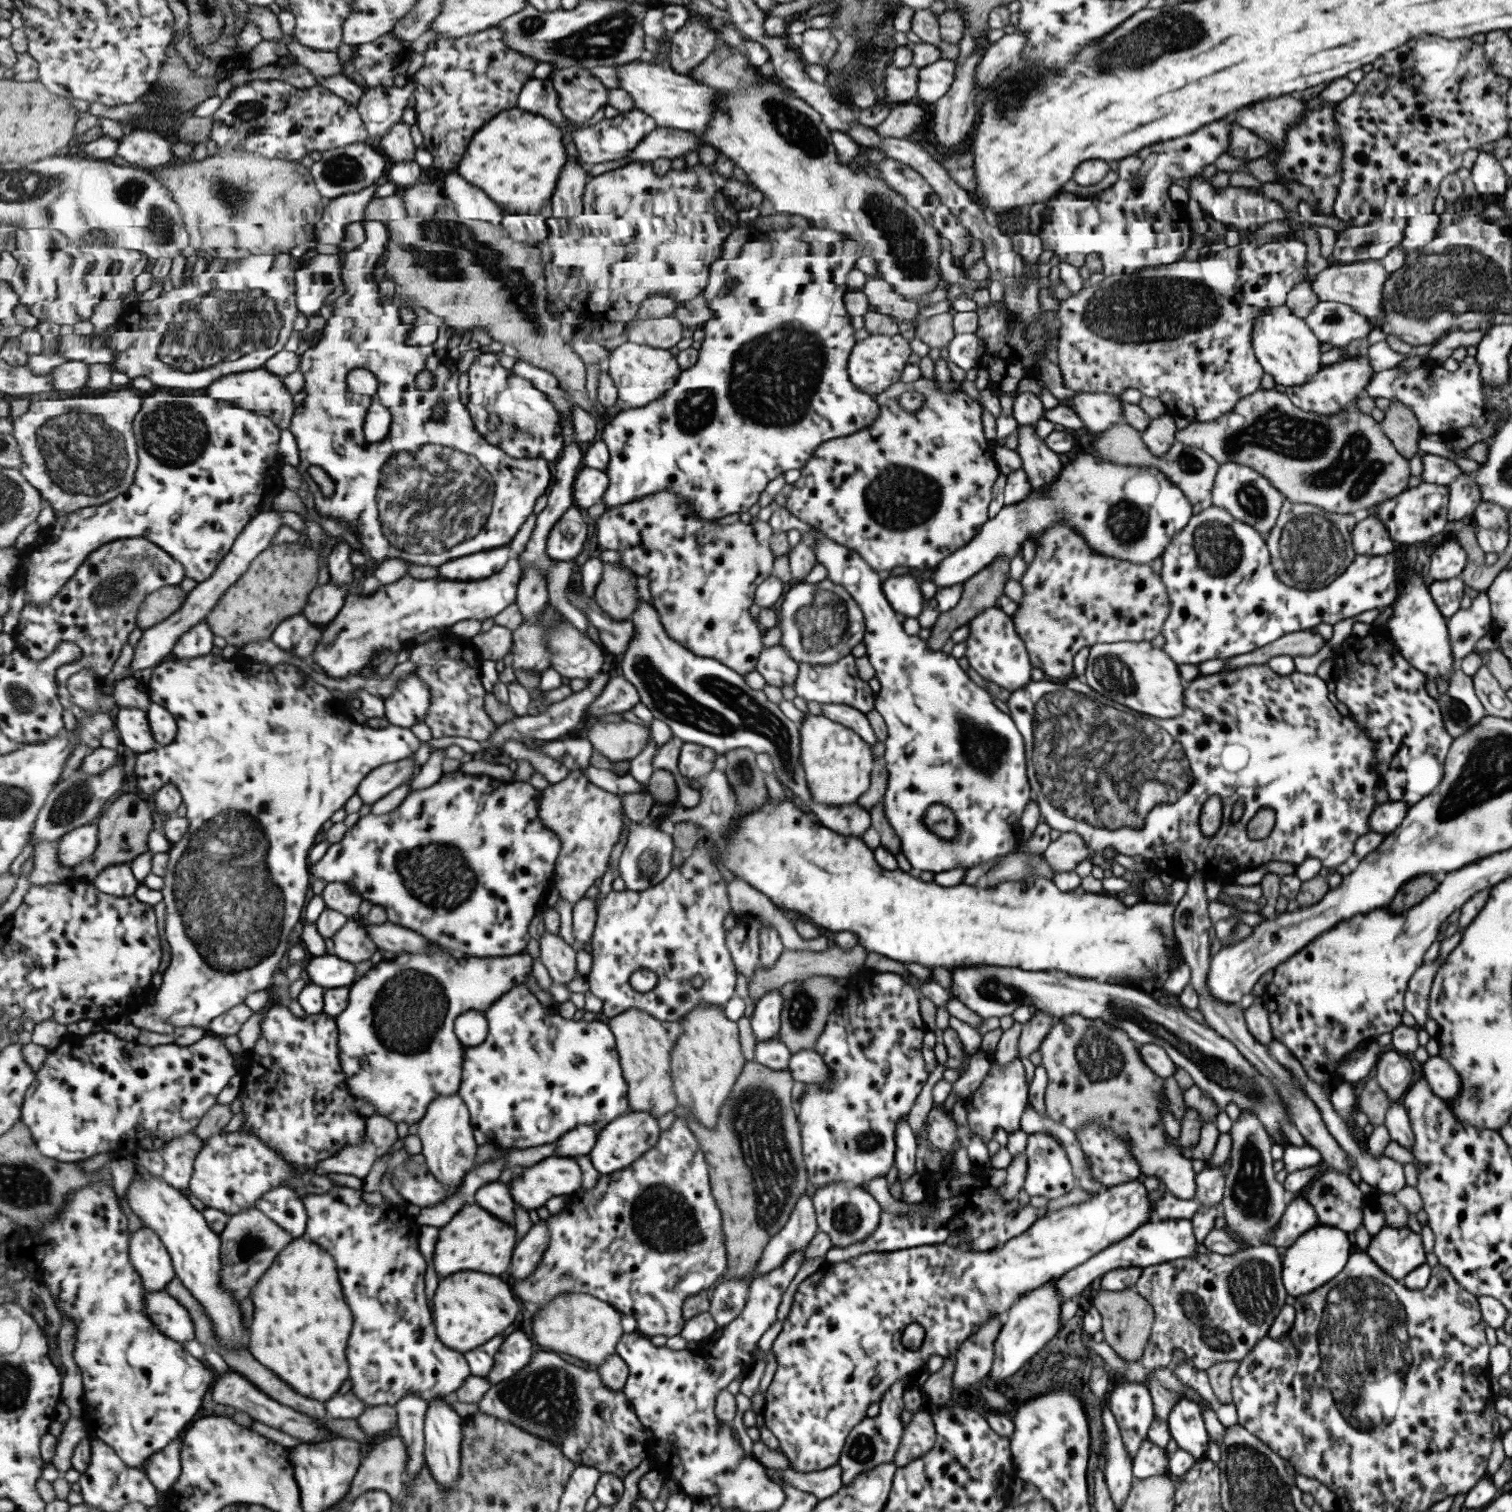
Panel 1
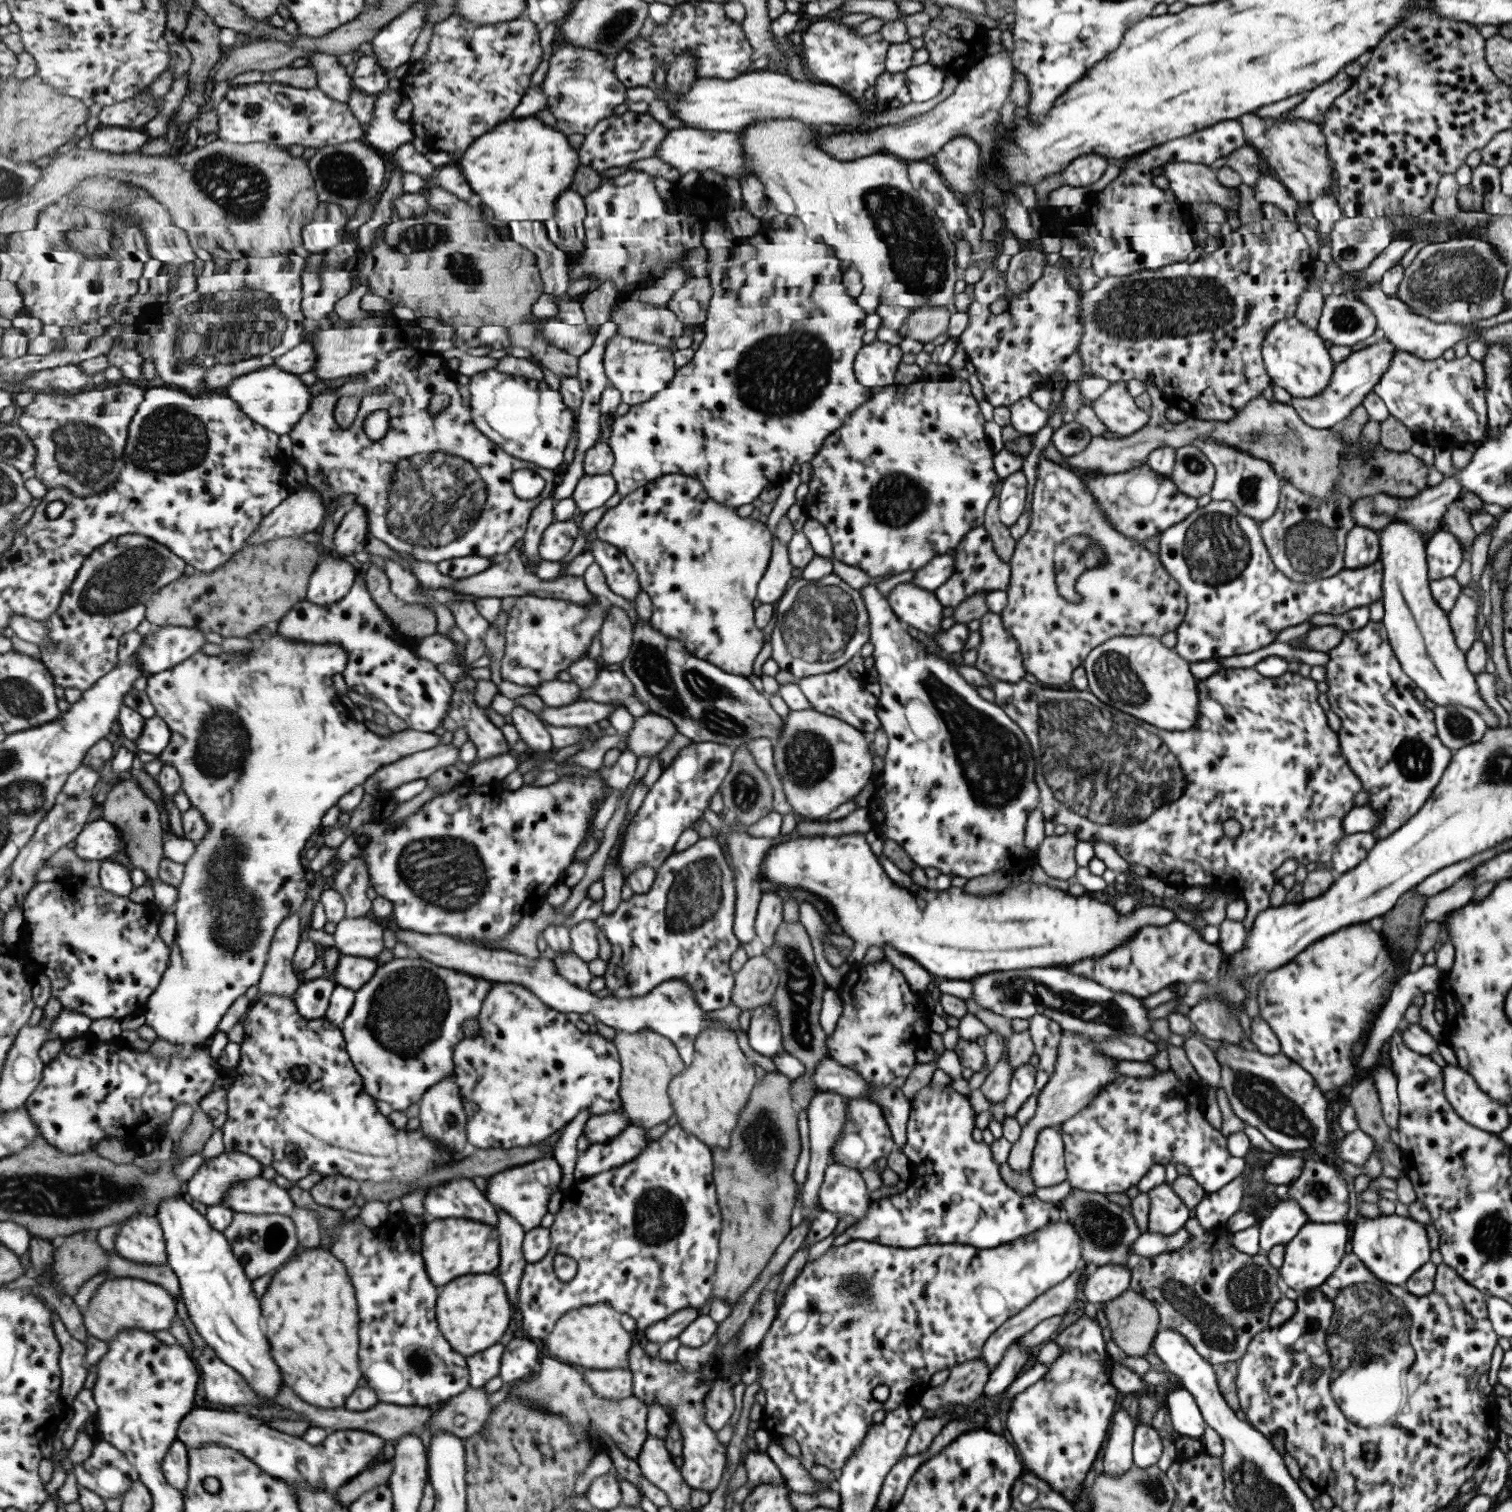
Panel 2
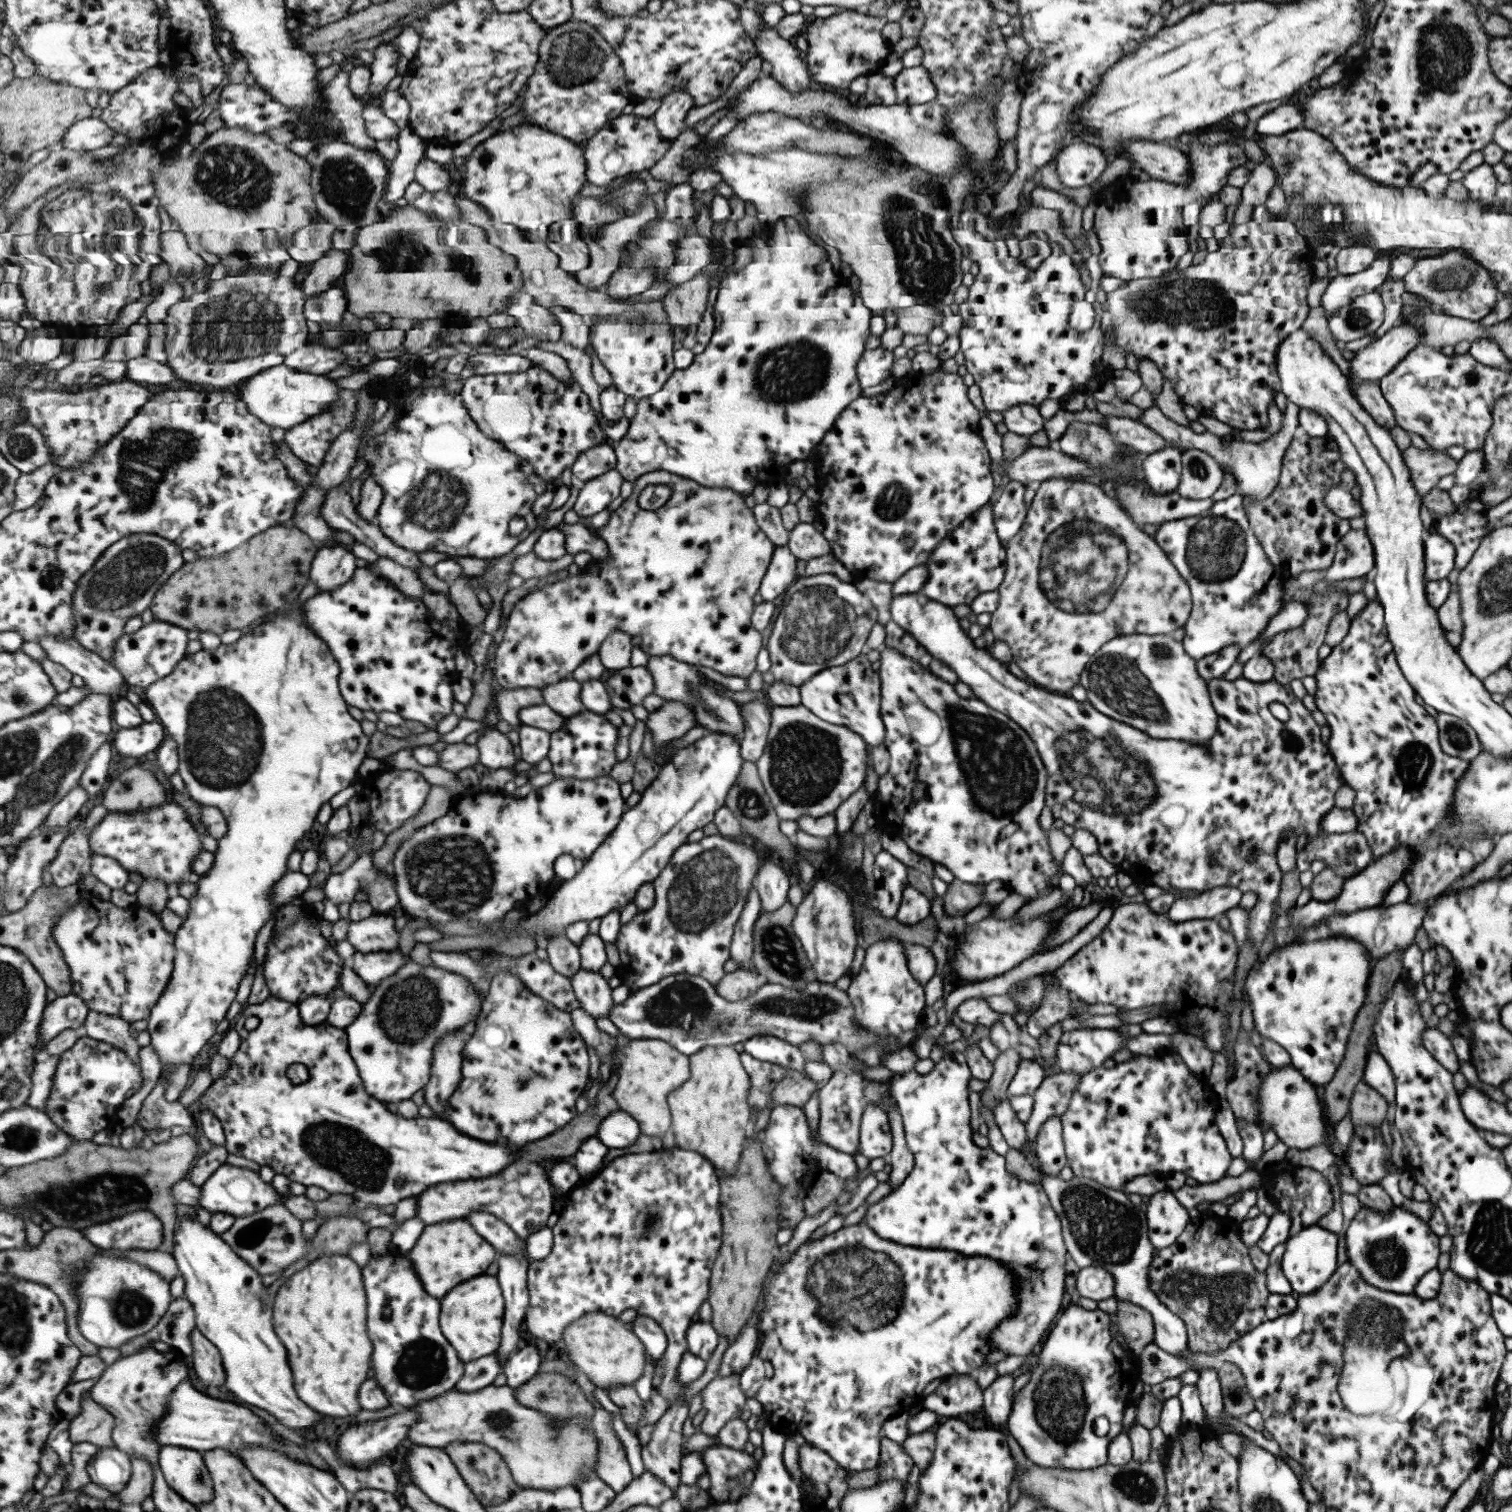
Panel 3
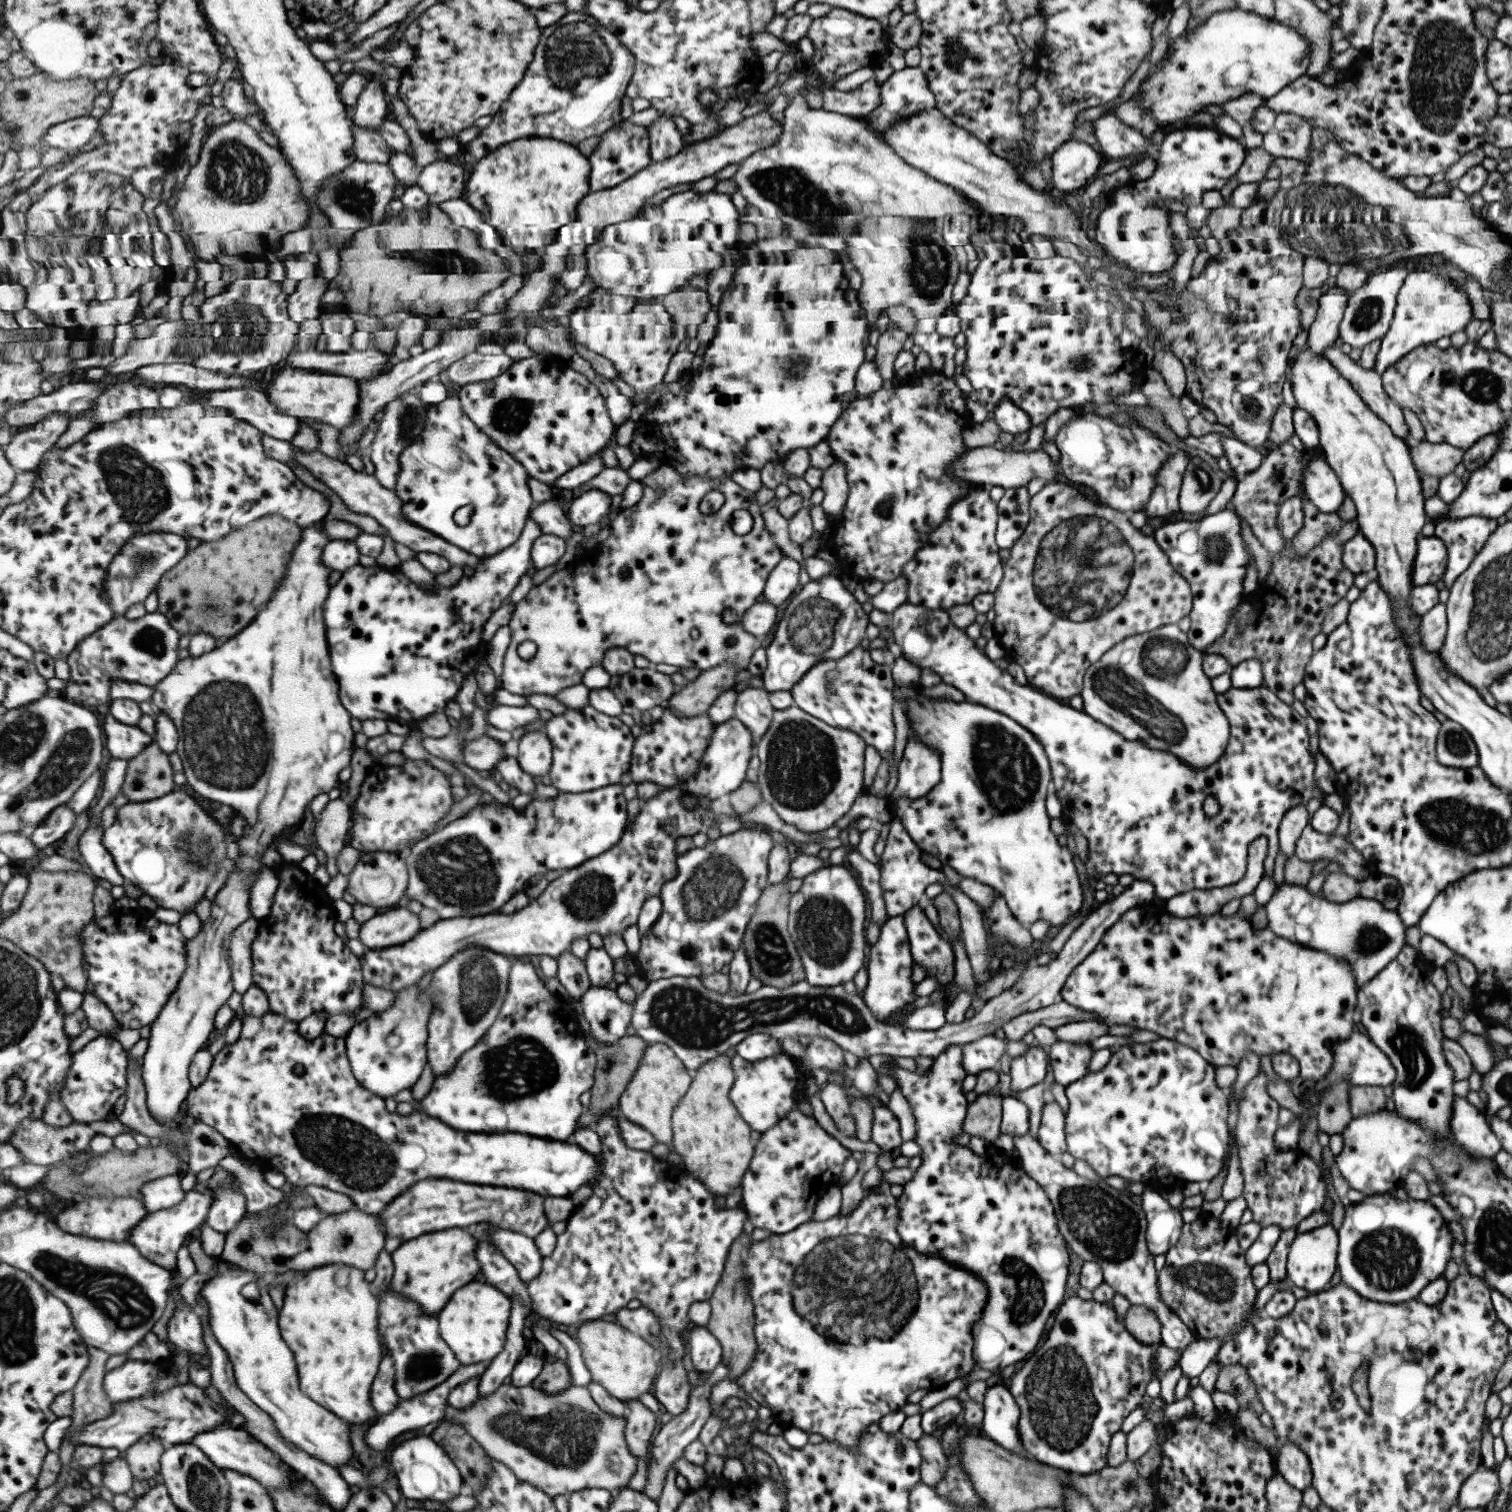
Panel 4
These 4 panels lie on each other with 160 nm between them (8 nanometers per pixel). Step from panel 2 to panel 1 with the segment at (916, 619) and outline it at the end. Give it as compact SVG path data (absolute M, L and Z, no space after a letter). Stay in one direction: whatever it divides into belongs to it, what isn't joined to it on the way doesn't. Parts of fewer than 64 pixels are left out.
M911 574L887 575L881 586L889 606L899 615L917 618L926 607L919 591L921 583Z

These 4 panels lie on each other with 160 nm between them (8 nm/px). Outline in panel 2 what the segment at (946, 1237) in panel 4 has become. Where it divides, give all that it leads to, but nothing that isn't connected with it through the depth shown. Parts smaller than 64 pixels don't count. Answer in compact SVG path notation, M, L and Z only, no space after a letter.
M928 1084L921 1088L919 1093L910 1099L906 1141L900 1149L912 1166L905 1190L897 1195L872 1201L865 1217L861 1221L855 1221L835 1237L831 1247L842 1246L849 1240L865 1240L901 1249L918 1248L925 1244L965 1244L972 1248L989 1249L1032 1235L1048 1224L1059 1221L1062 1213L1058 1203L1043 1202L1034 1194L1023 1196L1004 1183L998 1171L998 1164L993 1162L990 1155L990 1148L982 1141L972 1139L971 1131L975 1128L976 1117L967 1096L957 1093L951 1085L931 1089Z

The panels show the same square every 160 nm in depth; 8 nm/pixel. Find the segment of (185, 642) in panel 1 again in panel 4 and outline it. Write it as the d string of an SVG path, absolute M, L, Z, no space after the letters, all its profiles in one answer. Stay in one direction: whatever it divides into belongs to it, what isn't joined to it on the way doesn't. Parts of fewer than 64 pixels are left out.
M160 611L148 612L137 620L129 620L125 615L114 618L65 658L71 673L62 695L73 704L101 706L113 700L111 688L116 680L156 686L180 662L179 640L181 633Z

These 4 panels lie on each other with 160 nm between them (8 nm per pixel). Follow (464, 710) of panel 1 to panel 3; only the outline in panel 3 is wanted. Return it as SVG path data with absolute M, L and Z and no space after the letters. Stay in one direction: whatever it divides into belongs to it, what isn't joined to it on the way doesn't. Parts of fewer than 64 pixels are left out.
M485 729L481 740L476 743L481 753L480 764L494 771L509 768L513 770L520 754L515 752L511 740L499 729Z

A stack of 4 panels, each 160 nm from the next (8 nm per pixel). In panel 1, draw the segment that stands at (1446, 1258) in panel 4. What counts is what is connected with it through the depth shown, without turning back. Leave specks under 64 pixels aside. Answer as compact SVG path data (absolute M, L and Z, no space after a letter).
M1383 1225L1375 1236L1370 1236L1363 1252L1379 1269L1398 1282L1426 1262L1420 1236L1407 1227L1393 1229Z

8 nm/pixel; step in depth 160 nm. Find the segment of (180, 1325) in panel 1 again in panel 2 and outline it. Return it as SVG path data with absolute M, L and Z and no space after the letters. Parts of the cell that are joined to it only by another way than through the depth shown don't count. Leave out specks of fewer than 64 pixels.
M108 1277L91 1296L85 1307L84 1323L92 1336L108 1342L128 1328L140 1328L147 1332L170 1330L177 1318L175 1297L163 1285L139 1277Z

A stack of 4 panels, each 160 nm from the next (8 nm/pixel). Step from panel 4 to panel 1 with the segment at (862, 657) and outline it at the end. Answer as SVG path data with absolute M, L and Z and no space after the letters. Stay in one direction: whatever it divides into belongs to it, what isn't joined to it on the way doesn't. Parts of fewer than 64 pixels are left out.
M849 653L831 664L798 664L798 673L792 684L795 696L805 701L815 700L819 704L846 704L862 712L864 715L874 708L874 693L857 674L855 657Z

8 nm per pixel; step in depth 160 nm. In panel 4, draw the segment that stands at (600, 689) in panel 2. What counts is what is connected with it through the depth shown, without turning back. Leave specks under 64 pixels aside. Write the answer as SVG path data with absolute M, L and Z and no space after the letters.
M650 665L646 668L635 667L624 674L612 691L625 707L634 706L635 710L643 711L666 705L679 689L671 682L669 675L658 672Z

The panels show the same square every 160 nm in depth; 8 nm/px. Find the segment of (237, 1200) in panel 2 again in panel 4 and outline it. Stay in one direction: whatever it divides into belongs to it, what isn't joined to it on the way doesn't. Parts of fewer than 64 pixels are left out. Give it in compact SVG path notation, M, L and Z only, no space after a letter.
M194 1189L190 1190L178 1205L150 1213L146 1220L143 1220L141 1224L133 1229L129 1242L137 1246L137 1249L148 1260L174 1272L177 1266L179 1250L188 1243L188 1234L191 1234L195 1229L199 1230L206 1222L207 1216L209 1216L209 1208L212 1207L215 1196L217 1194L213 1190L205 1190L203 1192L198 1192Z

